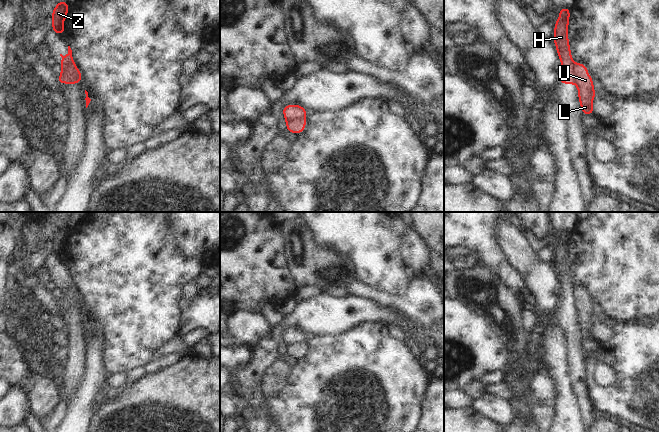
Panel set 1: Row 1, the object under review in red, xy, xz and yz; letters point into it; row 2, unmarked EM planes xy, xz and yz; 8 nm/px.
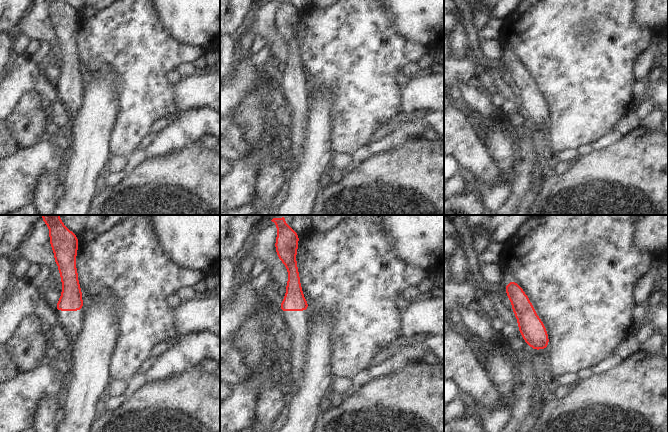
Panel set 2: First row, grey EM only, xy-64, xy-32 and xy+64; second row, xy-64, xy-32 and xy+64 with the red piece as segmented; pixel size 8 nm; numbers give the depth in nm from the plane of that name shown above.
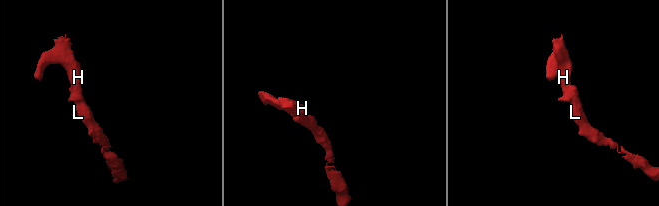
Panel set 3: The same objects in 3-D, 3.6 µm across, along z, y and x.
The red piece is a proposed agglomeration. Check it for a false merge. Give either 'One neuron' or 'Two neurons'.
Two neurons.

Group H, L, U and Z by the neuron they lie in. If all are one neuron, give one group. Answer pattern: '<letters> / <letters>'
H Z / L U

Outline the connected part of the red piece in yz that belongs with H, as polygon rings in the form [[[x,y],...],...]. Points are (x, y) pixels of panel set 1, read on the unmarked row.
[[[570,231],[558,233],[560,240],[554,248],[554,261],[552,262],[561,285],[561,300],[558,308],[576,308],[577,302],[574,297],[574,286],[569,269],[567,253],[569,251]]]

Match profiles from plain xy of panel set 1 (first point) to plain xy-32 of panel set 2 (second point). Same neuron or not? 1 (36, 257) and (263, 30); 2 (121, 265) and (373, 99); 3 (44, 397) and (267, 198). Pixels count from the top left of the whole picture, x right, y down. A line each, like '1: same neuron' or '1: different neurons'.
1: different neurons
2: same neuron
3: same neuron

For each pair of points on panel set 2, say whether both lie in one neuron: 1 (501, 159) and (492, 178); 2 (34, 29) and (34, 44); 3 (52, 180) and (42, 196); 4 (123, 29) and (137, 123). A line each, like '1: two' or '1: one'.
1: two
2: two
3: one
4: one

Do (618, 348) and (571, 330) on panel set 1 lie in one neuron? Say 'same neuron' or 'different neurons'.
different neurons

